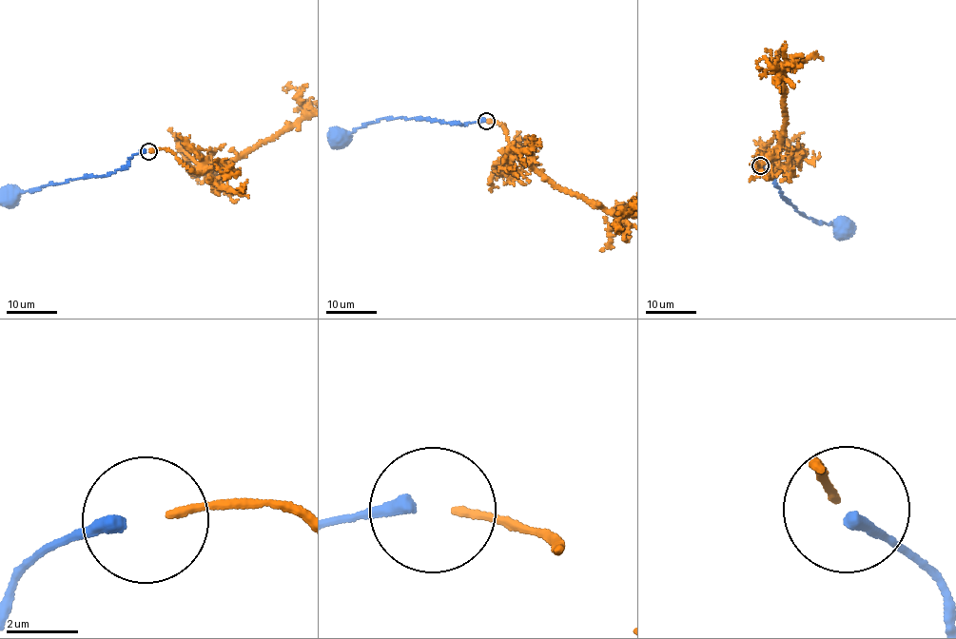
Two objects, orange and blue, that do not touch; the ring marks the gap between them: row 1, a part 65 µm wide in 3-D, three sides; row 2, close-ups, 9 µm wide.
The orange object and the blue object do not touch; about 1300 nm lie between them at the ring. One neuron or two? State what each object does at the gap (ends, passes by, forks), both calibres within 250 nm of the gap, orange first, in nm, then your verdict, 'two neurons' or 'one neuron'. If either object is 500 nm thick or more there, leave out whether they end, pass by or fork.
orange ends there; blue ends there; 200 nm thick on the orange side, 400 nm on the other; one neuron

